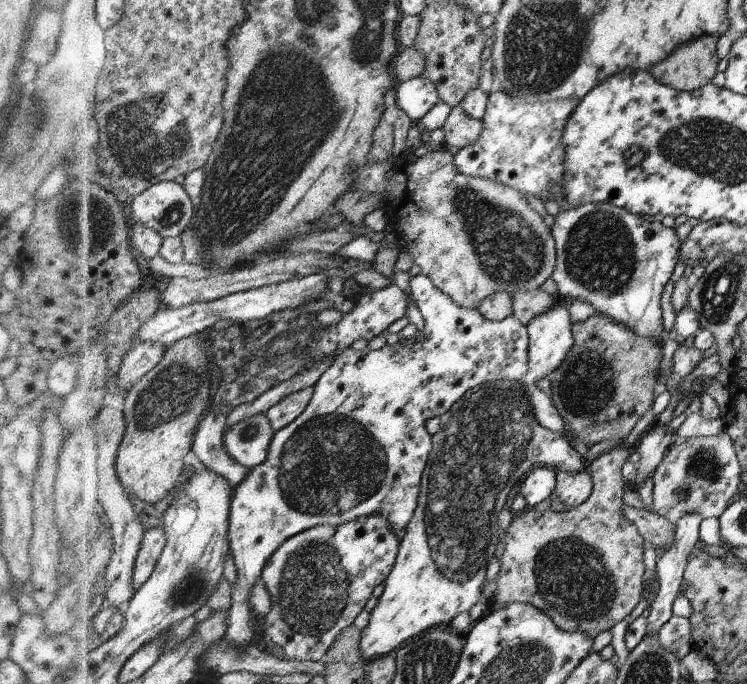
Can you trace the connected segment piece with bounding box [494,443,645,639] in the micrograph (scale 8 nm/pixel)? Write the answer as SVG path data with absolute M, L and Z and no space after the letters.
M623 443L602 453L588 465L593 487L584 504L562 512L550 509L538 512L533 508L517 512L503 539L505 550L500 559L494 598L506 605L524 602L539 607L555 621L560 630L586 632L592 639L604 630L610 630L634 610L634 604L642 600L642 544L645 540L642 540L642 535L634 528L635 524L622 510L625 481L621 472L633 450Z

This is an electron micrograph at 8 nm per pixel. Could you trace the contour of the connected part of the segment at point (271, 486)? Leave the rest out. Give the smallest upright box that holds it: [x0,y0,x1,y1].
[227,273,531,646]

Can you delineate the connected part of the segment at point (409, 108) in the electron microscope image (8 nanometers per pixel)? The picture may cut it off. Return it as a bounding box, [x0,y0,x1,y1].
[395,75,440,124]

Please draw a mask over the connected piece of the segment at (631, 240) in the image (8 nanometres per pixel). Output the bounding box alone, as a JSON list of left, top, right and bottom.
[552,203,680,345]

